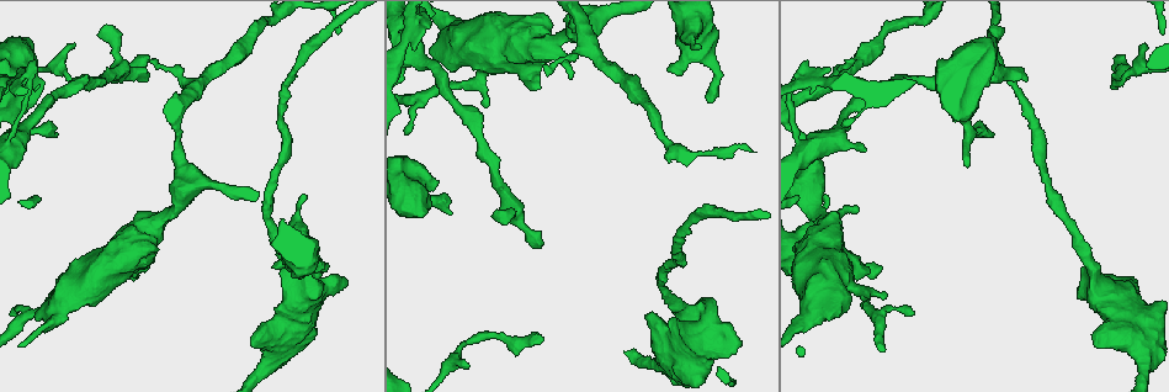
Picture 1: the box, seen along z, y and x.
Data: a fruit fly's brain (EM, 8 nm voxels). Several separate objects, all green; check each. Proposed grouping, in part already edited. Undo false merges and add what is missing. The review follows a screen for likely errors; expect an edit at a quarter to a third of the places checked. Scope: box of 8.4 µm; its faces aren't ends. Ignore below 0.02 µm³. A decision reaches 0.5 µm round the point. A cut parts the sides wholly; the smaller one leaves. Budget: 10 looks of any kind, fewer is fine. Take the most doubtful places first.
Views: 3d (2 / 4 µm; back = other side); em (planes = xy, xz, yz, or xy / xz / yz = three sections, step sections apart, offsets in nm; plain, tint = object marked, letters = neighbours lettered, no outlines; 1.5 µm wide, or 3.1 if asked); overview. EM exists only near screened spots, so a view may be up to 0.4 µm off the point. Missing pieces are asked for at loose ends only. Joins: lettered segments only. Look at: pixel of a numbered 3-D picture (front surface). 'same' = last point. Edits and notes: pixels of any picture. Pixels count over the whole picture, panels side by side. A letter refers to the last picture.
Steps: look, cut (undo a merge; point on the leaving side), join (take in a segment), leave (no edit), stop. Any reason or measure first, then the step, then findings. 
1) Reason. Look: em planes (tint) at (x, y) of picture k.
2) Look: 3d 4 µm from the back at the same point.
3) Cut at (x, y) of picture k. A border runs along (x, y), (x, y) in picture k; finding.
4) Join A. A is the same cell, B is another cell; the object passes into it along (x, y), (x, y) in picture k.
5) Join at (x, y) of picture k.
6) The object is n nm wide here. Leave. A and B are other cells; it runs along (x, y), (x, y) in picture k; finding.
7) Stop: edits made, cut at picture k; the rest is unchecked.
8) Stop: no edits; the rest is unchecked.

Free end. Look: em planes (letters) at (1025, 80) of picture 1.

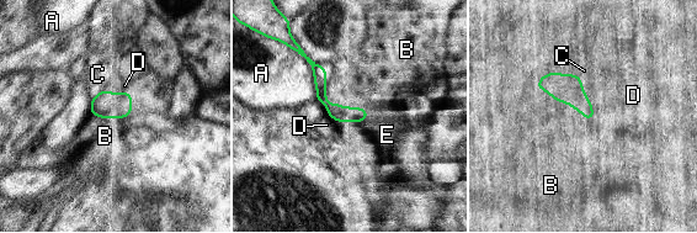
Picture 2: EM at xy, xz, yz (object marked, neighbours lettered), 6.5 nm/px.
The longest contact is with B, 400 nm. Join E. E is the same cell, A, B, C and D are other cells; the object passes into it along (106, 104), (131, 102), (134, 93) in picture 2; the neuron continues.

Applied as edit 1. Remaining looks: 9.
Free end. Look: em planes (plain) at (450, 212) of picture 1.

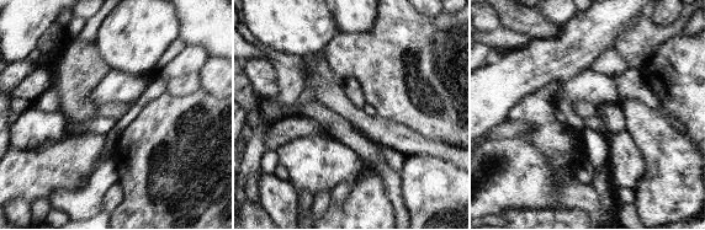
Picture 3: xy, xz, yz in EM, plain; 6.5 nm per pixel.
With the object marked. Look: em planes (tint) at the same point.

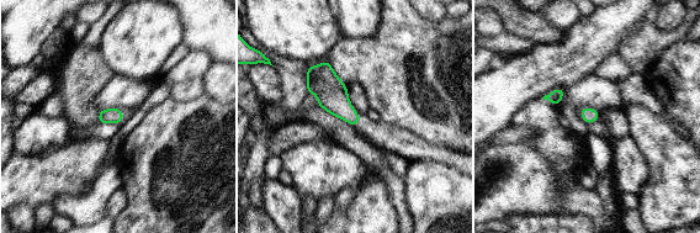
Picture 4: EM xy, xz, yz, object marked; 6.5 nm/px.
What lies round it. Look: em planes (letters) at the same point.

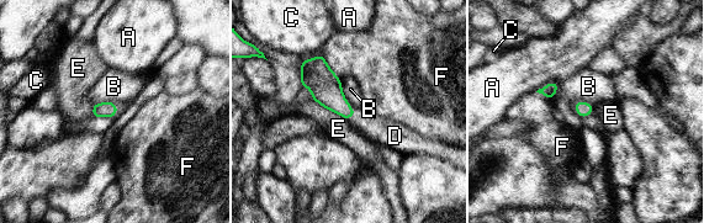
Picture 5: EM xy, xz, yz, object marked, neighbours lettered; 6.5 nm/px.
Join D. D is the same cell, A, B, C, E and F are other cells; the object passes into it along (326, 88), (352, 116), (381, 131) in picture 5; the neuron continues.

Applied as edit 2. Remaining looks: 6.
See it whole again. Look: overview.

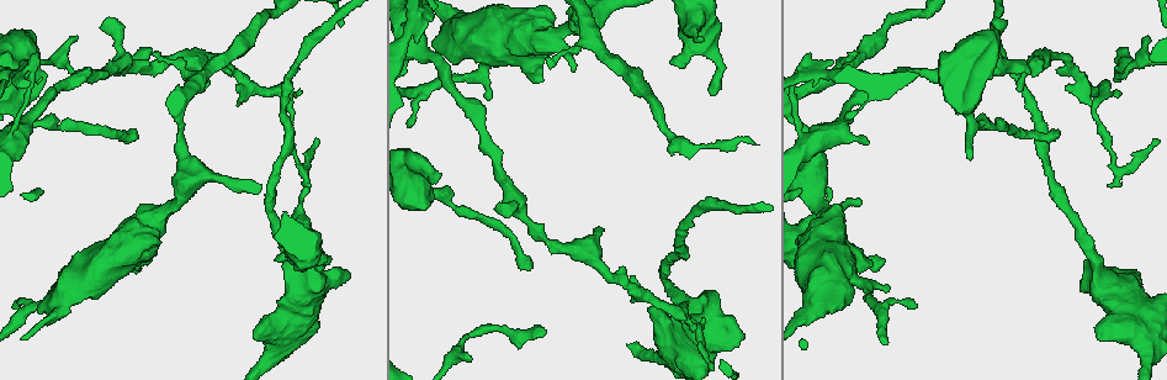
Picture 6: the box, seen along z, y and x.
Free end. Look: 3d 4 µm at (712, 93) of picture 6.

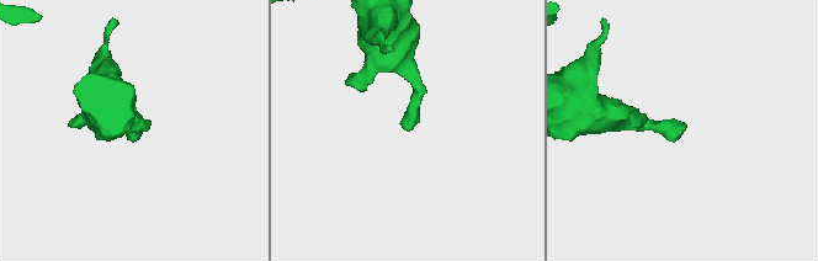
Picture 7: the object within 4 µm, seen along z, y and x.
Look: em planes (plain) at (412, 129) of picture 7.

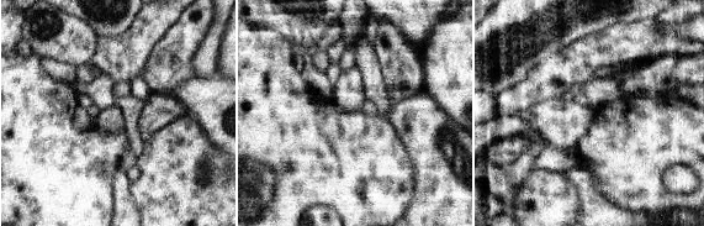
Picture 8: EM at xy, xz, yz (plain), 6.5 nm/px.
Look: em planes (letters) at the same point.

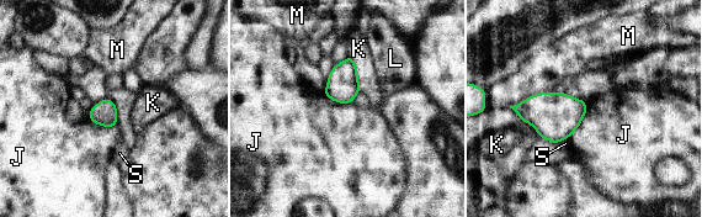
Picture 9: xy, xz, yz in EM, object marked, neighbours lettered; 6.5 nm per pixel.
The longest contact is with M, 280 nm. Leave. J, K, L, M and S are other cells; no lettered segment goes on from it.

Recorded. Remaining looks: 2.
Sudden change in width. Look: em xy step 4 (letters) at (421, 49) of picture 6.

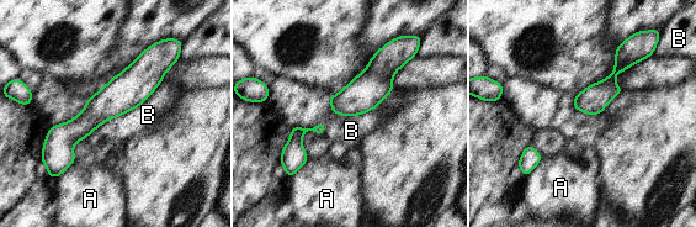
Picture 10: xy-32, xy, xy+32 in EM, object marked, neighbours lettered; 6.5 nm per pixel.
Leave. A and B are other cells; a border runs along (163, 80), (86, 138) in picture 10; all the same neuron.

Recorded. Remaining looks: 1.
Stop: edits made, join at picture 2, join at picture 5; the rest is unchecked.

